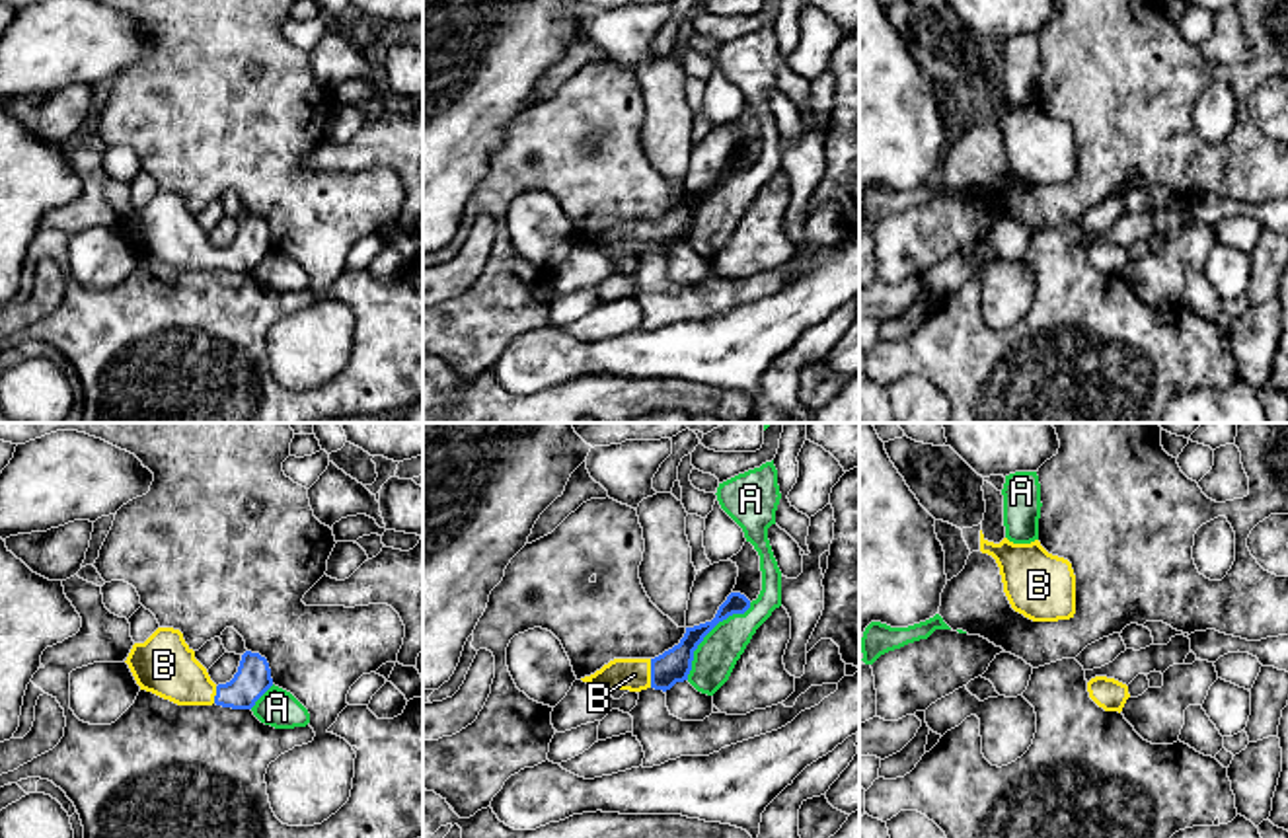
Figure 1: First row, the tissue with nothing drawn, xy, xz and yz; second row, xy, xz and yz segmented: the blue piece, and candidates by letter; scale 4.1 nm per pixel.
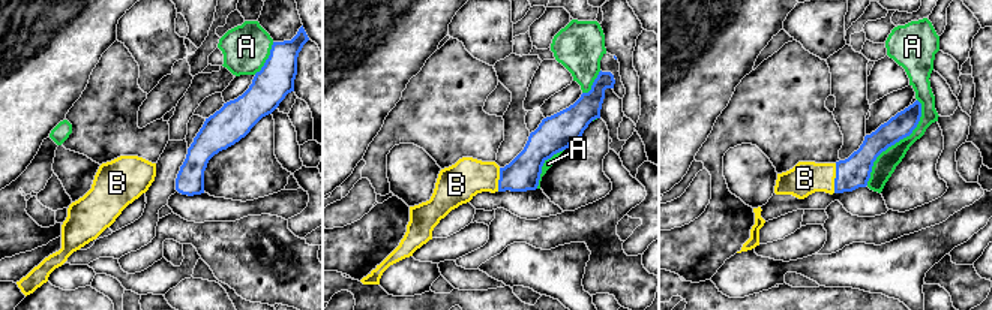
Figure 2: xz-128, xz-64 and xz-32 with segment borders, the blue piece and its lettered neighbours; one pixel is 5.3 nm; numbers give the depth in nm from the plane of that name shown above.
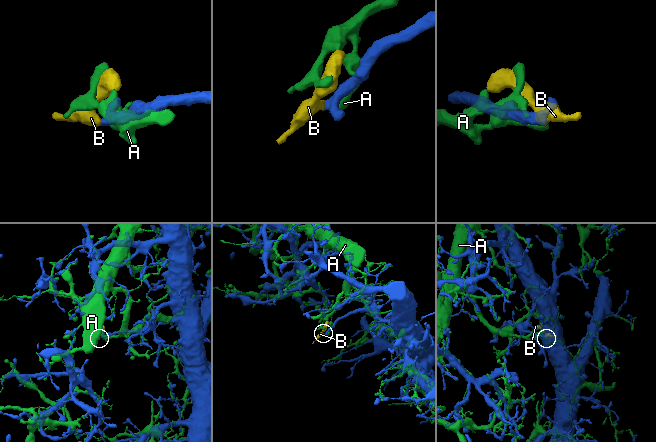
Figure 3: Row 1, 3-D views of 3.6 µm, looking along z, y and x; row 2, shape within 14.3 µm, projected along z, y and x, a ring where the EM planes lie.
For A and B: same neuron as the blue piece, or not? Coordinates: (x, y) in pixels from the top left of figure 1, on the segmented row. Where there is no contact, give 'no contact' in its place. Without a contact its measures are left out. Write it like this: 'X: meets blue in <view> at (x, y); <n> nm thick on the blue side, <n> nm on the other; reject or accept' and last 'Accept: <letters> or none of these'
A: meets blue in xz at (708, 632); 140 nm thick on the blue side, 170 nm on the other; reject
B: meets blue in xz at (651, 673); 140 nm thick on the blue side, 140 nm on the other; accept
Accept: B

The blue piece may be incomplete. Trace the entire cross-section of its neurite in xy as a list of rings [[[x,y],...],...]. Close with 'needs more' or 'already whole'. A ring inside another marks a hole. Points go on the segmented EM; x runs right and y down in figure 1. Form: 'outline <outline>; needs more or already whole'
outline [[[158,628],[144,643],[134,643],[125,663],[140,690],[177,705],[251,709],[273,686],[267,659],[251,651],[242,655],[234,678],[216,686],[173,628]]]; needs more

